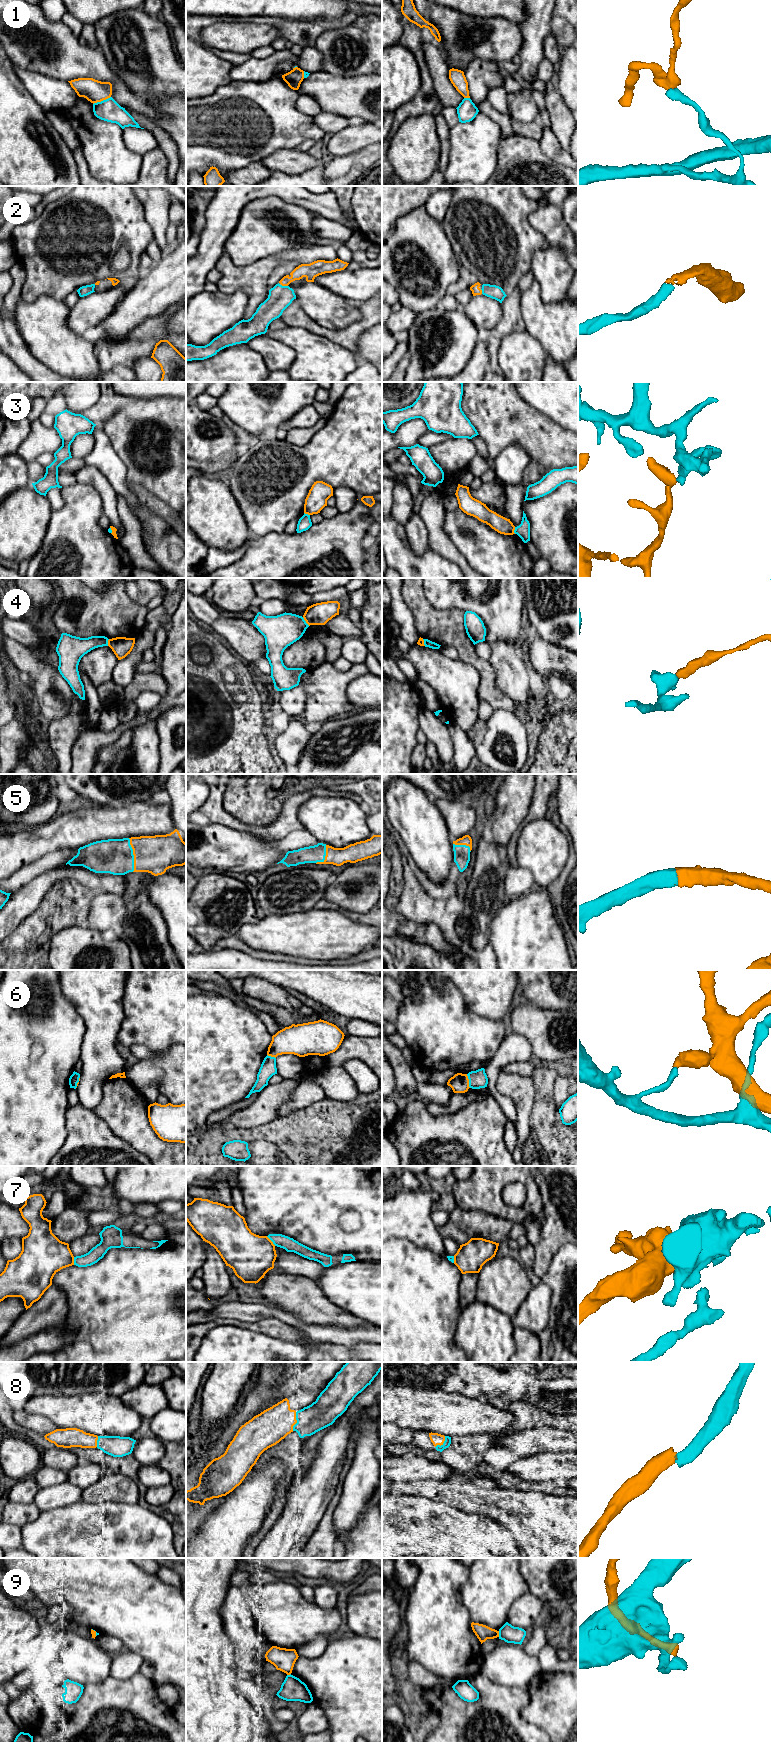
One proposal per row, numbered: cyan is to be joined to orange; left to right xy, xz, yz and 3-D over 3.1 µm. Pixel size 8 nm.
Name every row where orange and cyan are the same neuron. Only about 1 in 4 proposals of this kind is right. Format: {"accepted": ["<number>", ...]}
{"accepted": ["2", "5", "8"]}

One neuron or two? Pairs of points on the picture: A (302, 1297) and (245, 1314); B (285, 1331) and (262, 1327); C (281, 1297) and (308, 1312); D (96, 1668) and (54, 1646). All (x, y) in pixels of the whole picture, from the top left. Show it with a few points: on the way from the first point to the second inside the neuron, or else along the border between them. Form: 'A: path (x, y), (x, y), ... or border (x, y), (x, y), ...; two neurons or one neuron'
A: border (275, 1305), (296, 1316); two neurons
B: path (279, 1329), (268, 1327); one neuron
C: path (288, 1297), (293, 1297), (301, 1305); one neuron
D: path (84, 1656), (74, 1646), (73, 1640), (66, 1638); one neuron

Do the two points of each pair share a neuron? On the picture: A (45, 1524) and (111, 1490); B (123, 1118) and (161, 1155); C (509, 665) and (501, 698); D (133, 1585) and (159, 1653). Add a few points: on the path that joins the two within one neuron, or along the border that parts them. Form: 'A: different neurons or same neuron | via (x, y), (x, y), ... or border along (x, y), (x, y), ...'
A: different neurons | border along (81, 1499), (87, 1502), (112, 1502)
B: same neuron | via (132, 1126), (152, 1146)
C: different neurons | border along (495, 671), (496, 687), (505, 693), (515, 704)
D: same neuron | via (134, 1602), (159, 1627), (159, 1636)

